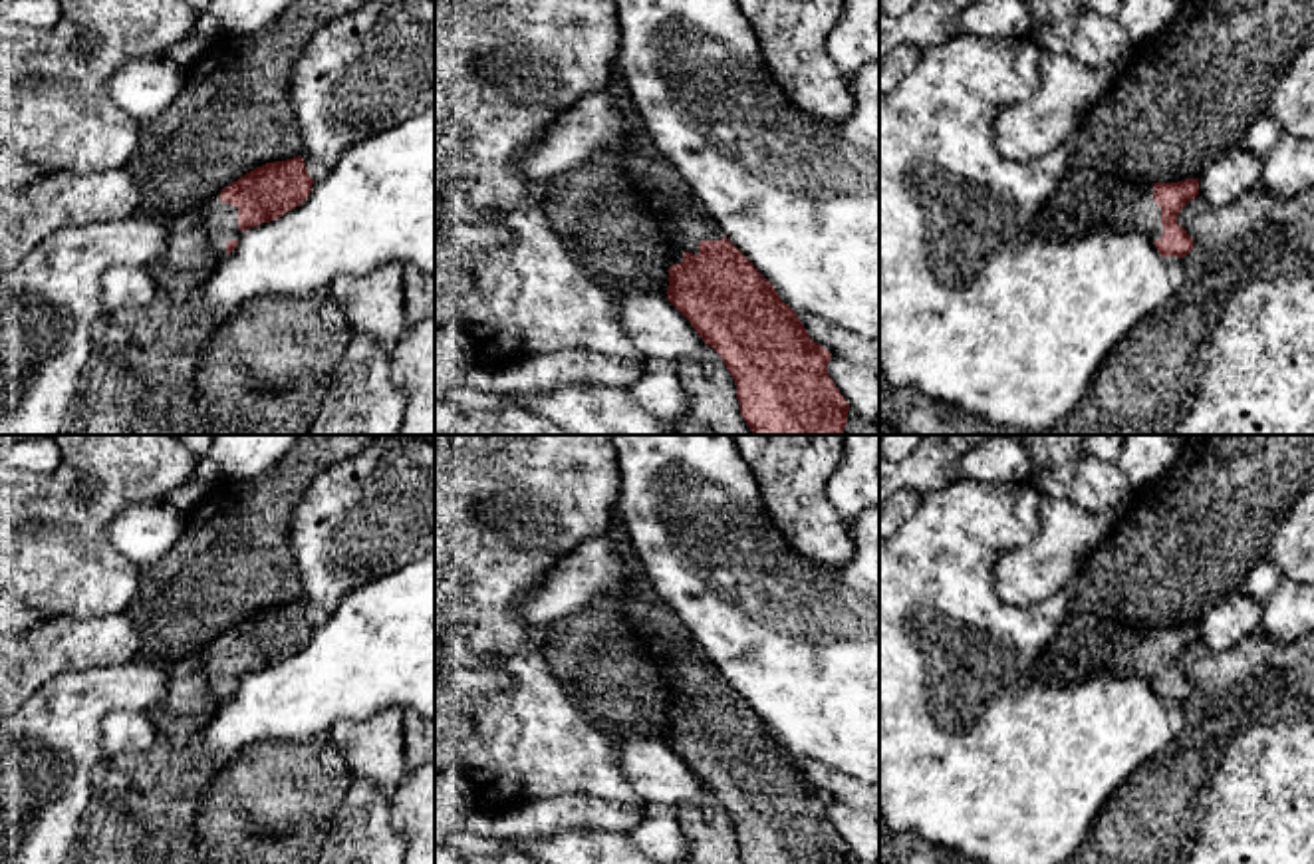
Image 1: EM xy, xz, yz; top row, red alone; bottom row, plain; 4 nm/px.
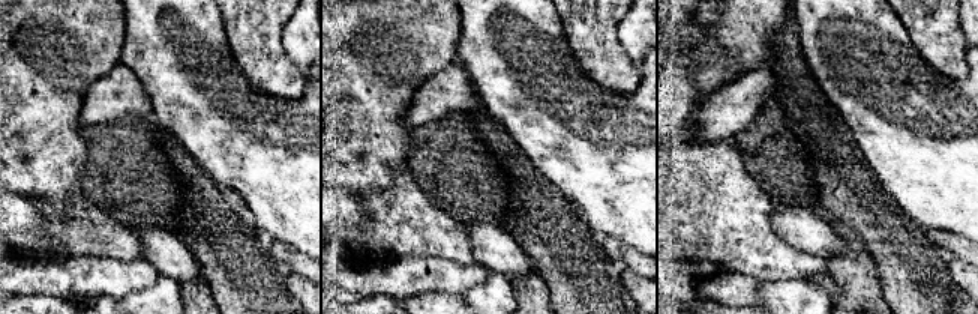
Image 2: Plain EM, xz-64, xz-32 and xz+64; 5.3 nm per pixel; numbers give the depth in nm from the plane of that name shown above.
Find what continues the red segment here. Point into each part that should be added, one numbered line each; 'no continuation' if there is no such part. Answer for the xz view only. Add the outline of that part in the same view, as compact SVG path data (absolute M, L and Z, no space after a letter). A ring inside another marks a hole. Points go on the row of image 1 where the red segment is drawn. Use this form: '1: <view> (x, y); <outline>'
1: xz (681, 215); M615 62L605 93L615 99L627 125L627 141L615 147L611 157L657 216L669 242L671 264L681 264L685 252L697 256L701 240L724 238L724 232L691 191L681 171L653 145L647 125L617 75Z

